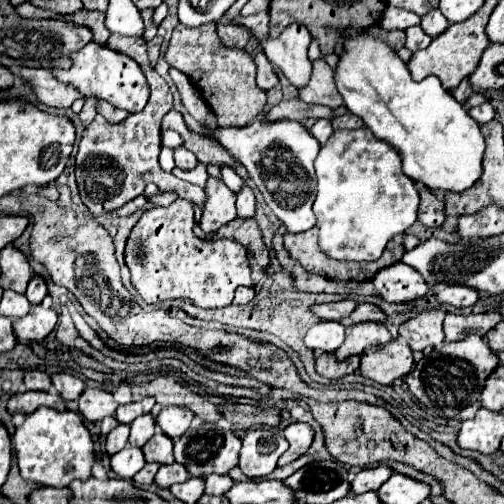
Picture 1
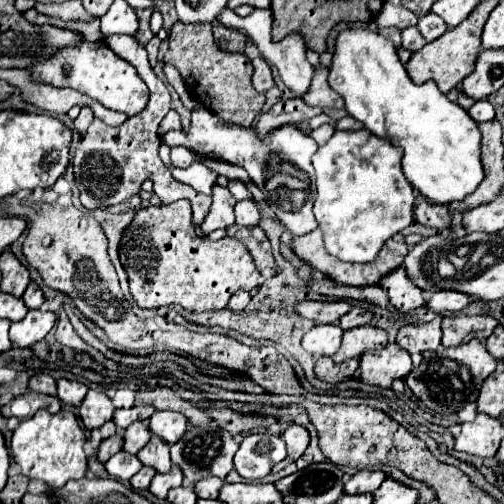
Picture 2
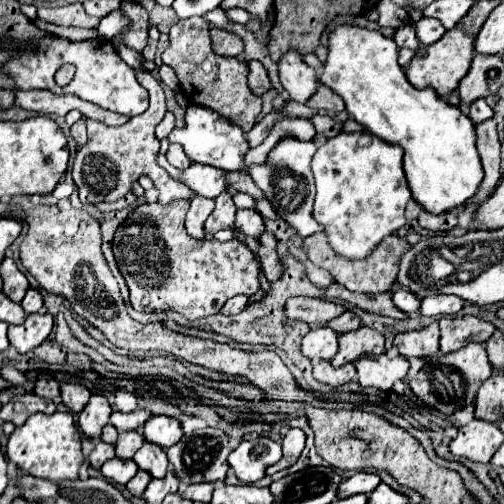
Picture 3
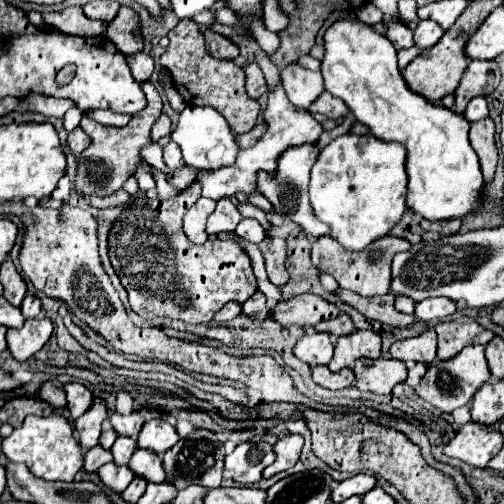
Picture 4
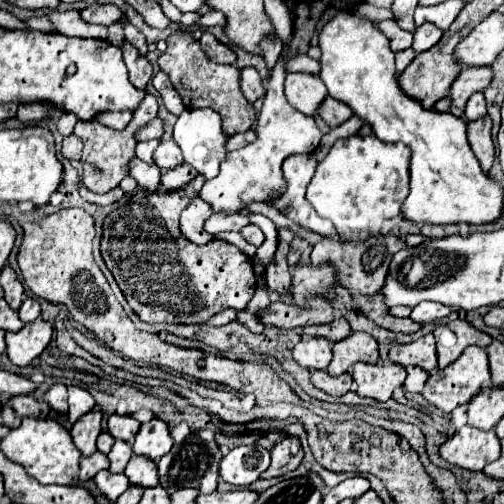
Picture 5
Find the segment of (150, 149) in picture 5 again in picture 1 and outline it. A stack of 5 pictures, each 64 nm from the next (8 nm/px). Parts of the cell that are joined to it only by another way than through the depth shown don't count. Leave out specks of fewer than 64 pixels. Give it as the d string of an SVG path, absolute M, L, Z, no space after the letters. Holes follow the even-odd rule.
M198 164L196 168L192 170L180 170L180 168L174 168L172 174L180 180L186 180L190 184L196 184L200 188L206 188L206 182L208 182L208 172L206 172L206 166L204 164Z

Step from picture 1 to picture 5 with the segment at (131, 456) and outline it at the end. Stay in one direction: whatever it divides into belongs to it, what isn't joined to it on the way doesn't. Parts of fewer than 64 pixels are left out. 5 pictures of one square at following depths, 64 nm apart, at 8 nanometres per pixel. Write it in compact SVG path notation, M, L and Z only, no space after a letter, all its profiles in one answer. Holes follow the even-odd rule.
M108 470L98 472L96 478L94 478L94 482L96 482L98 492L102 496L106 496L110 502L118 500L118 496L128 488L128 478L124 474L112 474Z

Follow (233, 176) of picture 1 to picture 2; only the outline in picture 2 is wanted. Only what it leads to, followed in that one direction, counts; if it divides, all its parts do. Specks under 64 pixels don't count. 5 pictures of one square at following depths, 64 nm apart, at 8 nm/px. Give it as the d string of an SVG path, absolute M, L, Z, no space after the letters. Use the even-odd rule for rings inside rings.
M230 182L230 192L232 192L232 196L234 196L234 200L236 202L240 202L240 200L250 200L252 198L252 194L248 192L248 188L242 184L242 182Z

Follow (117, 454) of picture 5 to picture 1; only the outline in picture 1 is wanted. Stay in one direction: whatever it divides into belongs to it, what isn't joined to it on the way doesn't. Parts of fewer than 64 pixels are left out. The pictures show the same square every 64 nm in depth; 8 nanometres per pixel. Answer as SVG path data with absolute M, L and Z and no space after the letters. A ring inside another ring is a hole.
M140 416L130 424L130 438L128 444L130 446L144 446L156 432L156 424L154 424L154 416Z

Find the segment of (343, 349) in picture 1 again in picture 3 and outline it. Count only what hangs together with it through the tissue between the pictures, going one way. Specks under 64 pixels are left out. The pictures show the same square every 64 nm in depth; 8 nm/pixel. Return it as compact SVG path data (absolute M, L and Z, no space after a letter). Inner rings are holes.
M358 328L352 332L346 332L338 338L338 352L332 358L332 366L344 366L348 362L356 362L360 356L378 356L384 352L384 336L378 330L372 328Z

